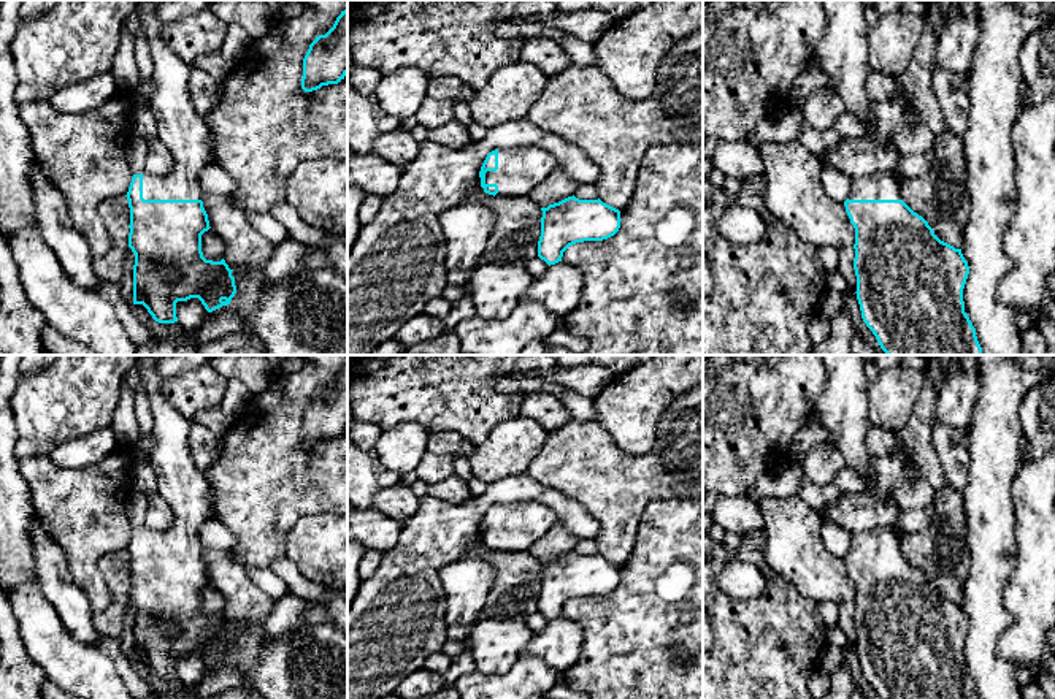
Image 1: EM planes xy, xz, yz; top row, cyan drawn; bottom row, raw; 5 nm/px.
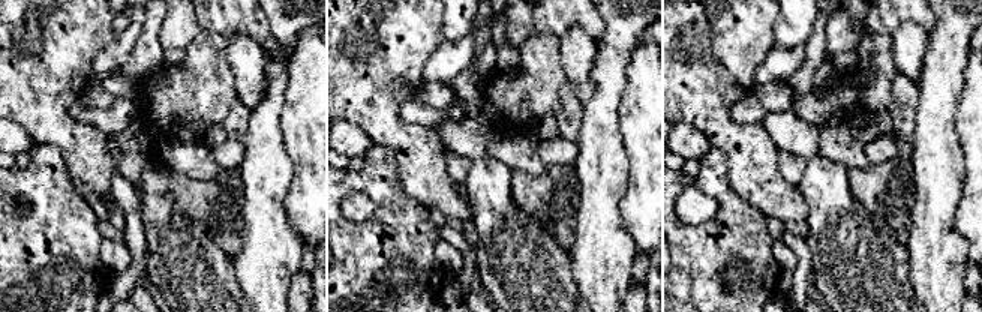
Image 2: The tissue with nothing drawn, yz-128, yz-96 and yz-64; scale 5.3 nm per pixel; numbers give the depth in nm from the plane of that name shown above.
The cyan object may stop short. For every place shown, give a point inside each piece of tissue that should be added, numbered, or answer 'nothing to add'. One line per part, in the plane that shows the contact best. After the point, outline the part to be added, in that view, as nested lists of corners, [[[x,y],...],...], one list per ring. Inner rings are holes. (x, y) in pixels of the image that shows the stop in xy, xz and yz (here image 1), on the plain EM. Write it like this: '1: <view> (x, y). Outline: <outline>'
1: xy (181, 484). Outline: [[[138,355],[135,369],[144,385],[151,406],[155,445],[148,455],[157,479],[157,495],[175,514],[173,525],[165,531],[143,528],[144,555],[201,555],[200,528],[213,517],[211,487],[206,474],[195,464],[189,449],[189,433],[194,420],[182,417],[162,395],[163,377],[157,372],[159,360],[151,355]]]

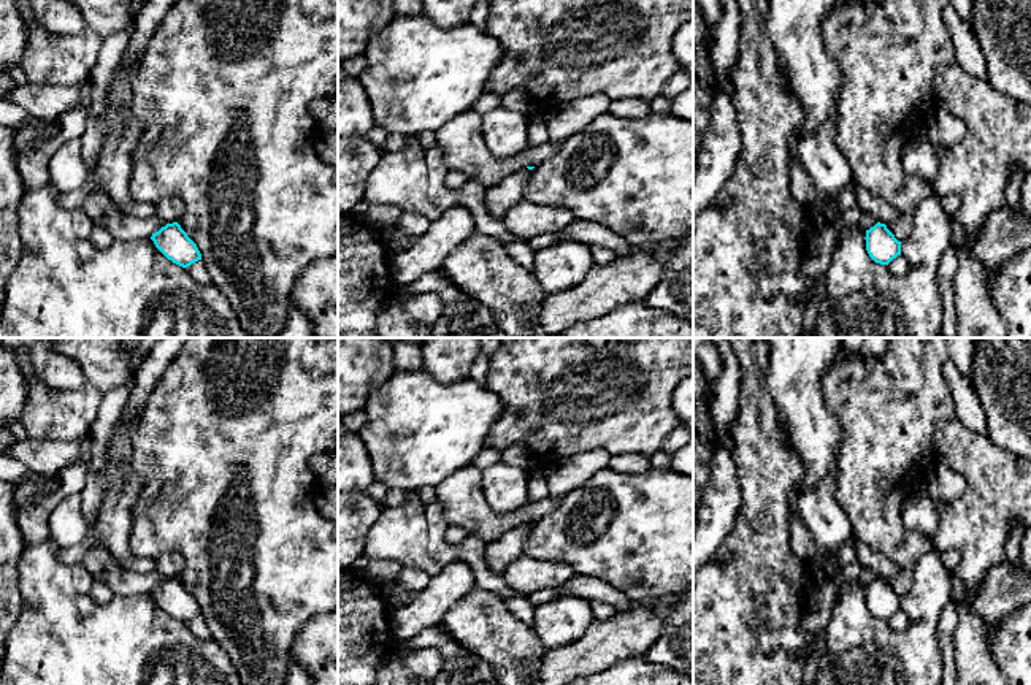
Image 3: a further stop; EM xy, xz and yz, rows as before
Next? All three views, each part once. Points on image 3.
nothing to add

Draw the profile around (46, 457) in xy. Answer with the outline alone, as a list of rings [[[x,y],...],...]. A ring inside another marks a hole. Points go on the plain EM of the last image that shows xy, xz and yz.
[[[16,439],[6,455],[22,461],[30,471],[44,477],[59,476],[67,466],[76,463],[81,455],[79,441]]]

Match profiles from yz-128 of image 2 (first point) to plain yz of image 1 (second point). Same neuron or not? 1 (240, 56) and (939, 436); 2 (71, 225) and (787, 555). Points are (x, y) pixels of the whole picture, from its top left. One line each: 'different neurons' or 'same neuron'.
1: different neurons
2: different neurons

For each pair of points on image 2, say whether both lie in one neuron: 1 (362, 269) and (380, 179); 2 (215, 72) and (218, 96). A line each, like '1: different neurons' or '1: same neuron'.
1: same neuron
2: same neuron

